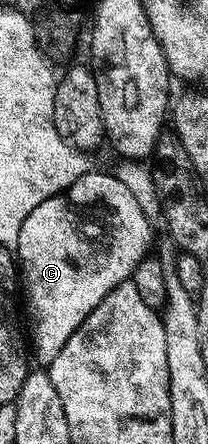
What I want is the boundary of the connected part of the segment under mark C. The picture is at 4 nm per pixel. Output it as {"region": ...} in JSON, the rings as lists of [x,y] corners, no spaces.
{"region":[[[97,171],[86,173],[80,179],[76,179],[76,183],[72,183],[72,187],[68,187],[63,193],[44,199],[44,203],[40,203],[40,207],[36,207],[36,211],[32,211],[32,215],[28,215],[28,219],[24,219],[24,227],[20,227],[16,261],[20,266],[20,283],[22,279],[22,289],[26,292],[26,313],[30,316],[28,341],[32,346],[33,360],[35,357],[42,364],[39,366],[50,366],[52,359],[56,359],[56,355],[60,355],[60,347],[64,347],[64,343],[68,343],[68,339],[72,339],[72,335],[78,330],[80,323],[84,323],[84,319],[88,319],[88,315],[102,302],[104,295],[108,295],[120,283],[133,278],[134,269],[139,261],[151,252],[155,241],[154,229],[150,226],[150,221],[146,218],[146,213],[142,210],[142,205],[138,202],[137,195],[120,178],[113,177],[110,173],[97,173]]]}

